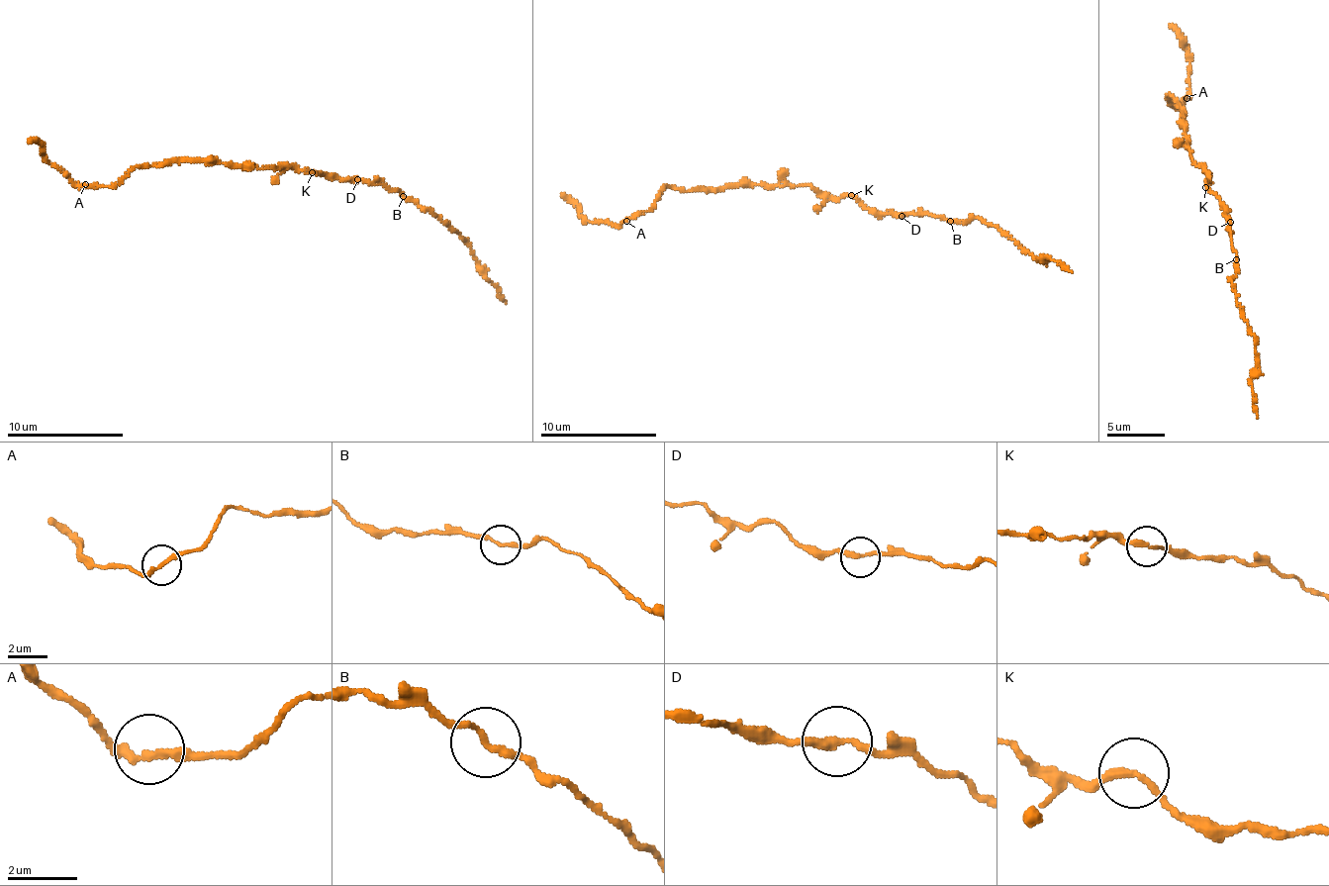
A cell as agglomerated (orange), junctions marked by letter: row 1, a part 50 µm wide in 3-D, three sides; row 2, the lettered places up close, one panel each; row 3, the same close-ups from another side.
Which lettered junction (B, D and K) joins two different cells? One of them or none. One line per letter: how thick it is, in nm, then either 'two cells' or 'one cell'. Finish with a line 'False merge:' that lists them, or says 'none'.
B: 160 nm thick; one cell
D: 200 nm thick; one cell
K: 200 nm thick; one cell
False merge: none

